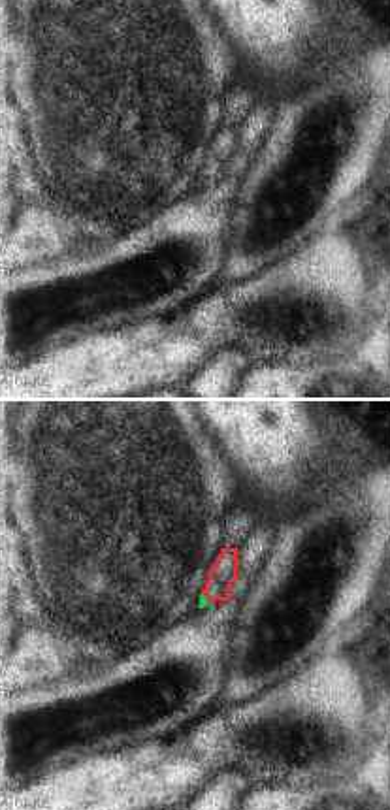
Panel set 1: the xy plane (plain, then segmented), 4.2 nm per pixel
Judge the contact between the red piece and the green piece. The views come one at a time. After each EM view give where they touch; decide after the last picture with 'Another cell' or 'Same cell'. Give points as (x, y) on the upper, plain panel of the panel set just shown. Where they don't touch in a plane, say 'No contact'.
Touches red at (206, 176).

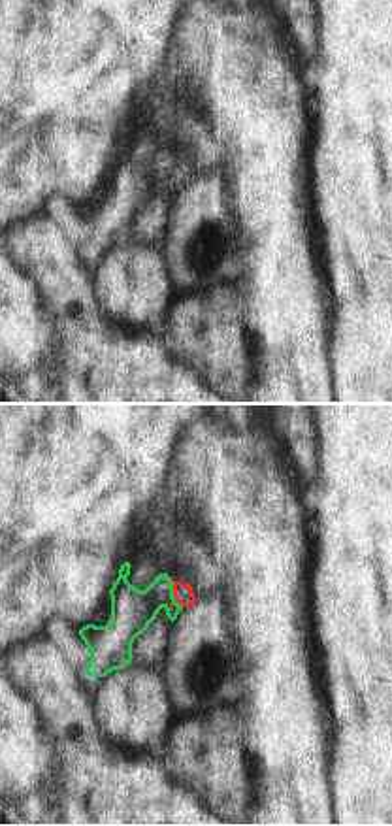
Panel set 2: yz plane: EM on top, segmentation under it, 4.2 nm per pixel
Touches red at (174, 174).

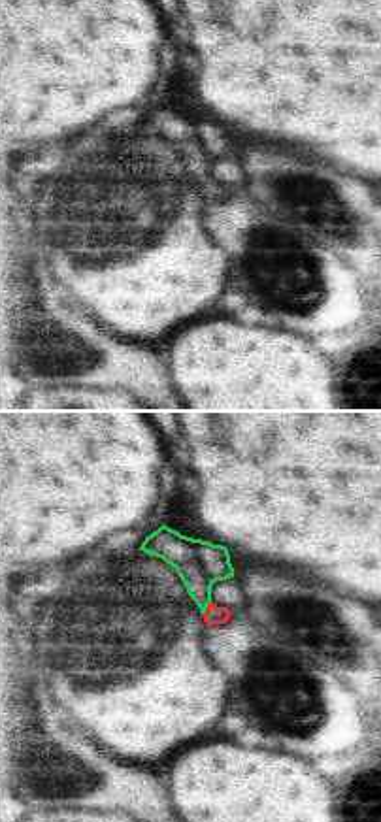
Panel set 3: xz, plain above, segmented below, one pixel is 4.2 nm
Touches red at (208, 185).

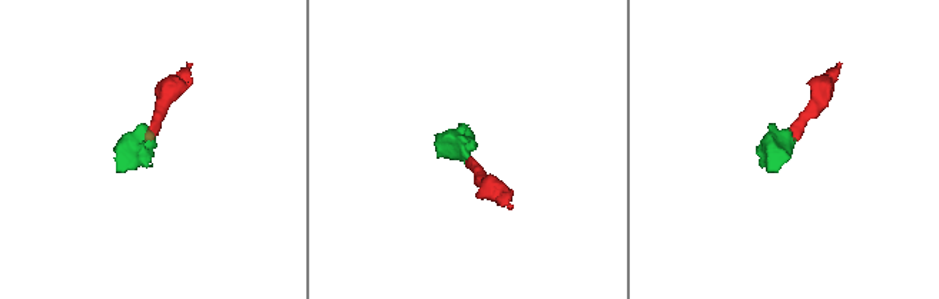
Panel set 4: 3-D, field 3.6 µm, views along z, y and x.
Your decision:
Same cell.

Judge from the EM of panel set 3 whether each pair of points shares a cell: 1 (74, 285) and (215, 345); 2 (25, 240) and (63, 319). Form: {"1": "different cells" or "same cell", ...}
{"1": "different cells", "2": "same cell"}

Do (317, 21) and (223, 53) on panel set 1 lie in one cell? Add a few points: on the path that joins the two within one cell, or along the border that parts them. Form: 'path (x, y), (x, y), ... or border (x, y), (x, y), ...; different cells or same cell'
border (215, 19), (238, 53); different cells

